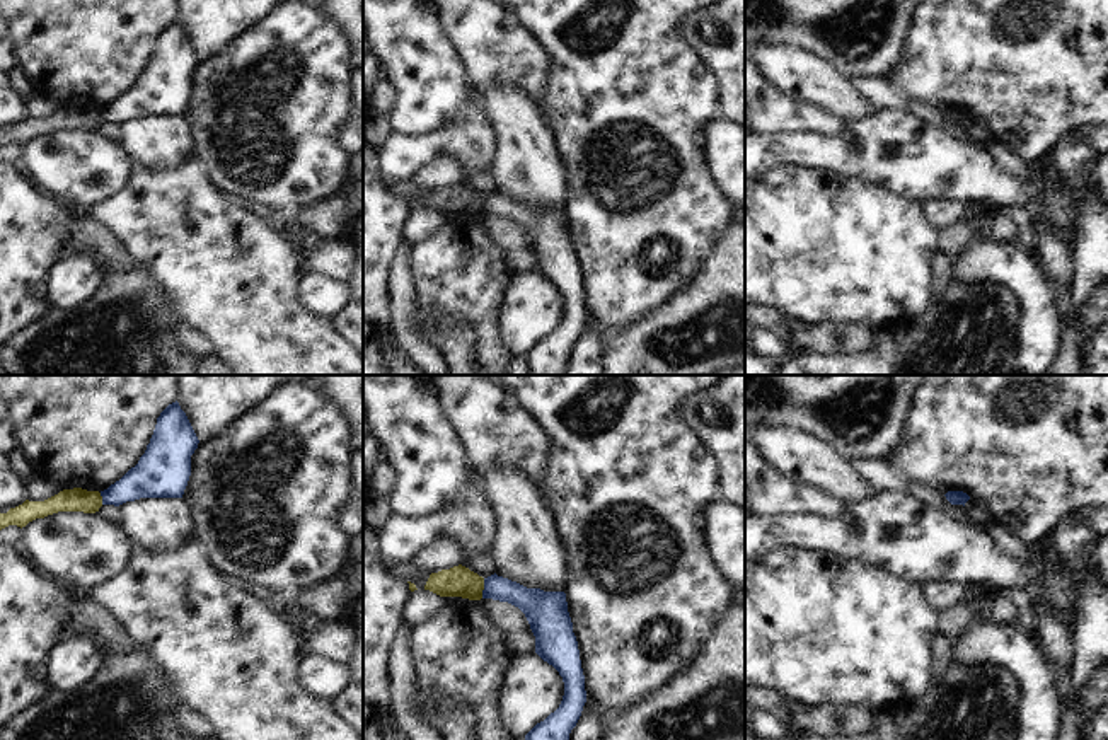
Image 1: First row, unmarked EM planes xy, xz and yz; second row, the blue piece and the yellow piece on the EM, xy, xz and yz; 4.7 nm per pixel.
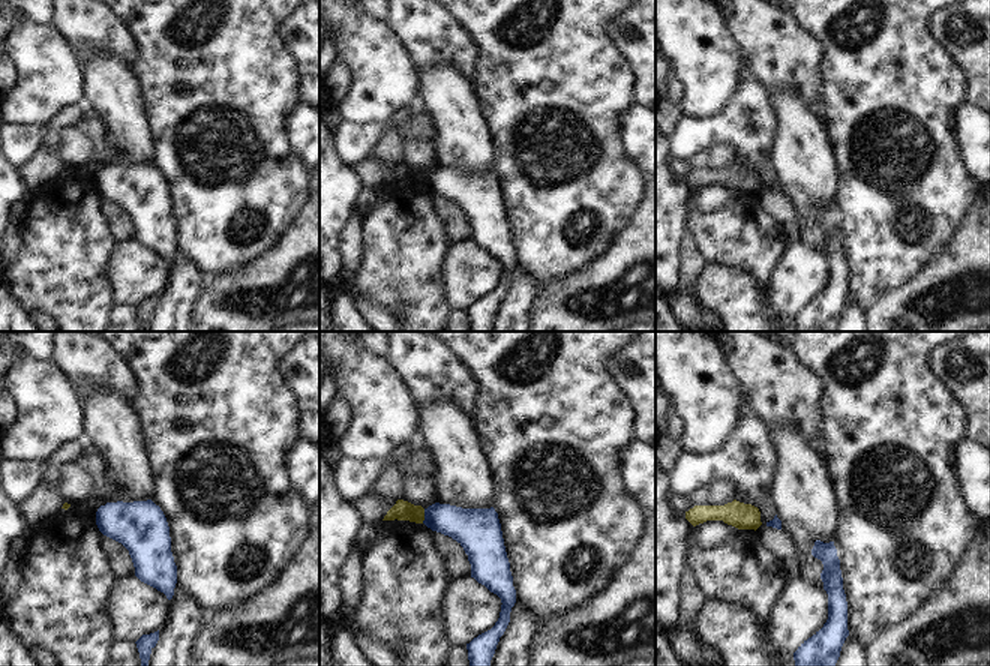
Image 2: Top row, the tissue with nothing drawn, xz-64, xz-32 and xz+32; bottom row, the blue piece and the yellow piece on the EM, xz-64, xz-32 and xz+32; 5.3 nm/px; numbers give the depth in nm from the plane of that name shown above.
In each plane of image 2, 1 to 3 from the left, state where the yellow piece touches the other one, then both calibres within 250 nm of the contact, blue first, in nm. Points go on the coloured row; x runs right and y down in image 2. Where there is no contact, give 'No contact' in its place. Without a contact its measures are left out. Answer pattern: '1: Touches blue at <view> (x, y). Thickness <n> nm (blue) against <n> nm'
1: No contact
2: Touches blue at xz-32 (425, 516). Thickness 200 nm (blue) against 110 nm
3: No contact.

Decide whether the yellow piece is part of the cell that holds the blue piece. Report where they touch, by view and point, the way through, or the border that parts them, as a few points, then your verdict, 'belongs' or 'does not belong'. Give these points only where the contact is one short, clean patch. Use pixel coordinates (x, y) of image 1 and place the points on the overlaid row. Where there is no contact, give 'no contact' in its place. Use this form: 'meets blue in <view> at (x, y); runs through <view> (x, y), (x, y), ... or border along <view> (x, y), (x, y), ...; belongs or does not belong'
meets blue in xz at (484, 589); border along xz (484, 578), (481, 597); does not belong

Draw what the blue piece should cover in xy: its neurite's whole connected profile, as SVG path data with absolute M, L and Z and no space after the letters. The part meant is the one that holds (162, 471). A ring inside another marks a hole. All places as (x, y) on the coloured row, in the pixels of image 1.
M179 402L160 416L138 464L119 481L101 491L102 505L119 506L140 498L182 498L191 476L191 455L198 436Z

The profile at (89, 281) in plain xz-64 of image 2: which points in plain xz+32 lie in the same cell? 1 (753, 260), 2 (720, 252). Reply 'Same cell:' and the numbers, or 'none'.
Same cell: 1, 2

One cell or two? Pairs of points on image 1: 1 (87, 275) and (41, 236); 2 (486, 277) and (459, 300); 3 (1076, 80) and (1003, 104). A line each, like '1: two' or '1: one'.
1: two
2: one
3: one

